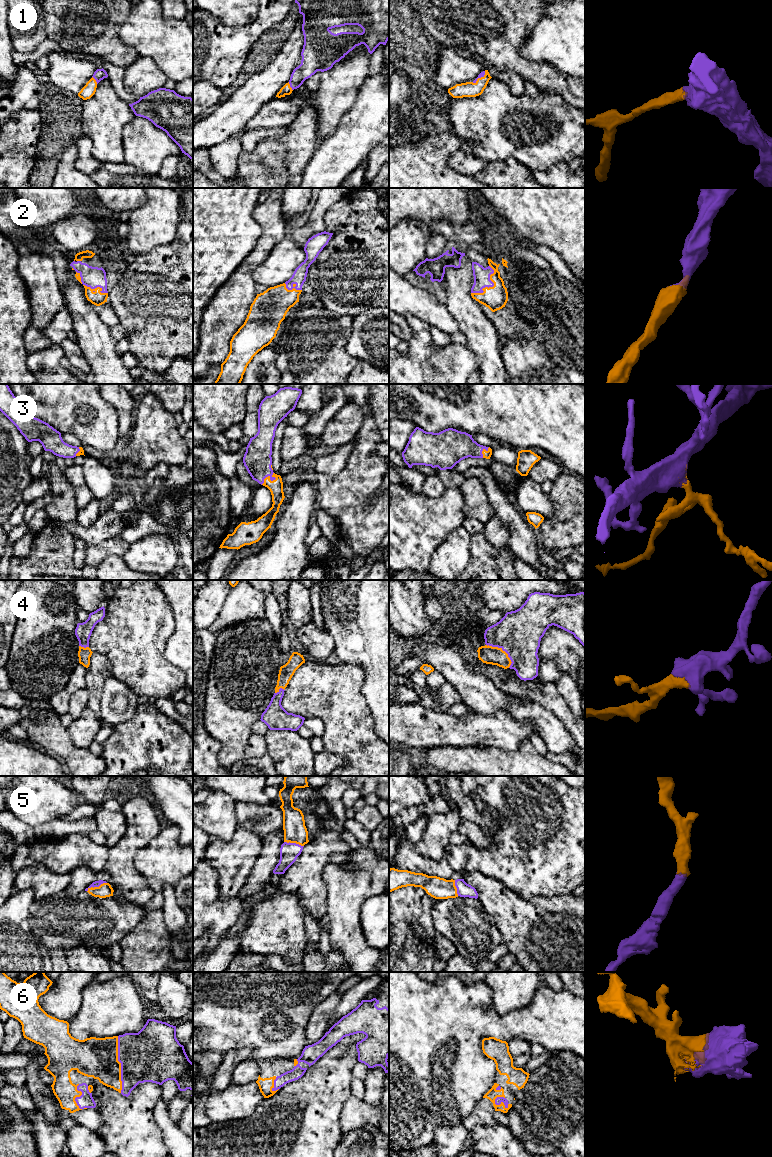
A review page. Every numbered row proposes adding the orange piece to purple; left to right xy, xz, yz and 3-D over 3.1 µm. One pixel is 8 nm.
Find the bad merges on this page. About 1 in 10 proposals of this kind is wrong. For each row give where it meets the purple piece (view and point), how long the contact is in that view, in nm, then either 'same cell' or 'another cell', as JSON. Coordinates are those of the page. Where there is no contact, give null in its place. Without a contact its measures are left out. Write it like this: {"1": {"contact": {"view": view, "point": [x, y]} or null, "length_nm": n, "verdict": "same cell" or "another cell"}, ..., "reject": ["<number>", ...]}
{"1": {"contact": {"view": "xz", "point": [290, 86]}, "length_nm": 80, "verdict": "same cell"}, "2": {"contact": {"view": "xy", "point": [90, 287]}, "length_nm": 320, "verdict": "same cell"}, "3": {"contact": {"view": "xz", "point": [266, 476]}, "length_nm": 140, "verdict": "same cell"}, "4": {"contact": {"view": "yz", "point": [503, 650]}, "length_nm": 260, "verdict": "same cell"}, "5": {"contact": {"view": "xy", "point": [96, 886]}, "length_nm": 180, "verdict": "same cell"}, "6": {"contact": {"view": "xy", "point": [121, 1064]}, "length_nm": 460, "verdict": "same cell"}, "reject": []}

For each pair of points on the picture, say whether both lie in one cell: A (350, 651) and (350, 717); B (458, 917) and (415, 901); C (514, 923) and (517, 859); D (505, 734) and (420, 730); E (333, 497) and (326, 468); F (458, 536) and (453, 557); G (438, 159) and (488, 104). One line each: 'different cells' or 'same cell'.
A: different cells
B: different cells
C: different cells
D: same cell
E: different cells
F: same cell
G: different cells

